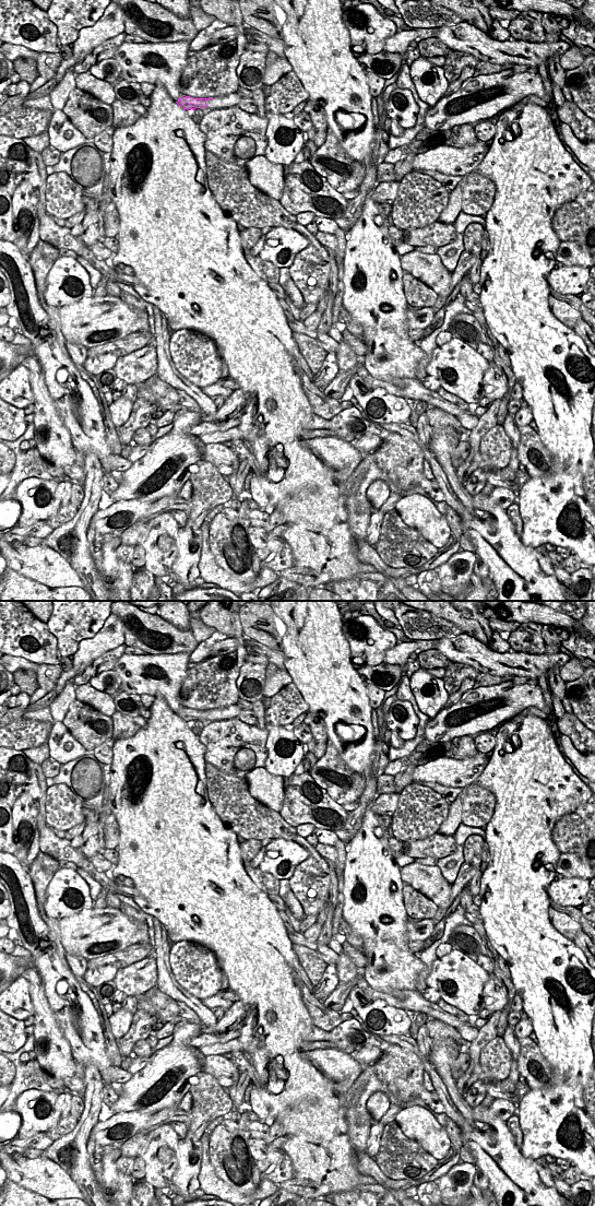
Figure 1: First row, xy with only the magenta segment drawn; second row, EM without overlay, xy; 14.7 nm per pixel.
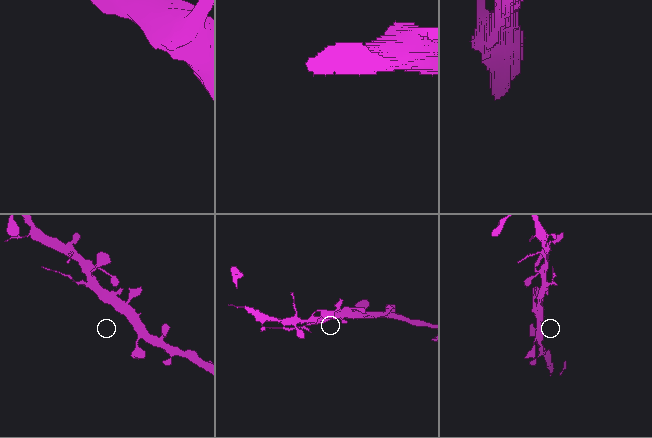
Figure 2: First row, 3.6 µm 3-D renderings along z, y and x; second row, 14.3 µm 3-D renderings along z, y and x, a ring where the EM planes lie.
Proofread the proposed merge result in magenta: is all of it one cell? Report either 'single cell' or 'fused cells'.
fused cells

